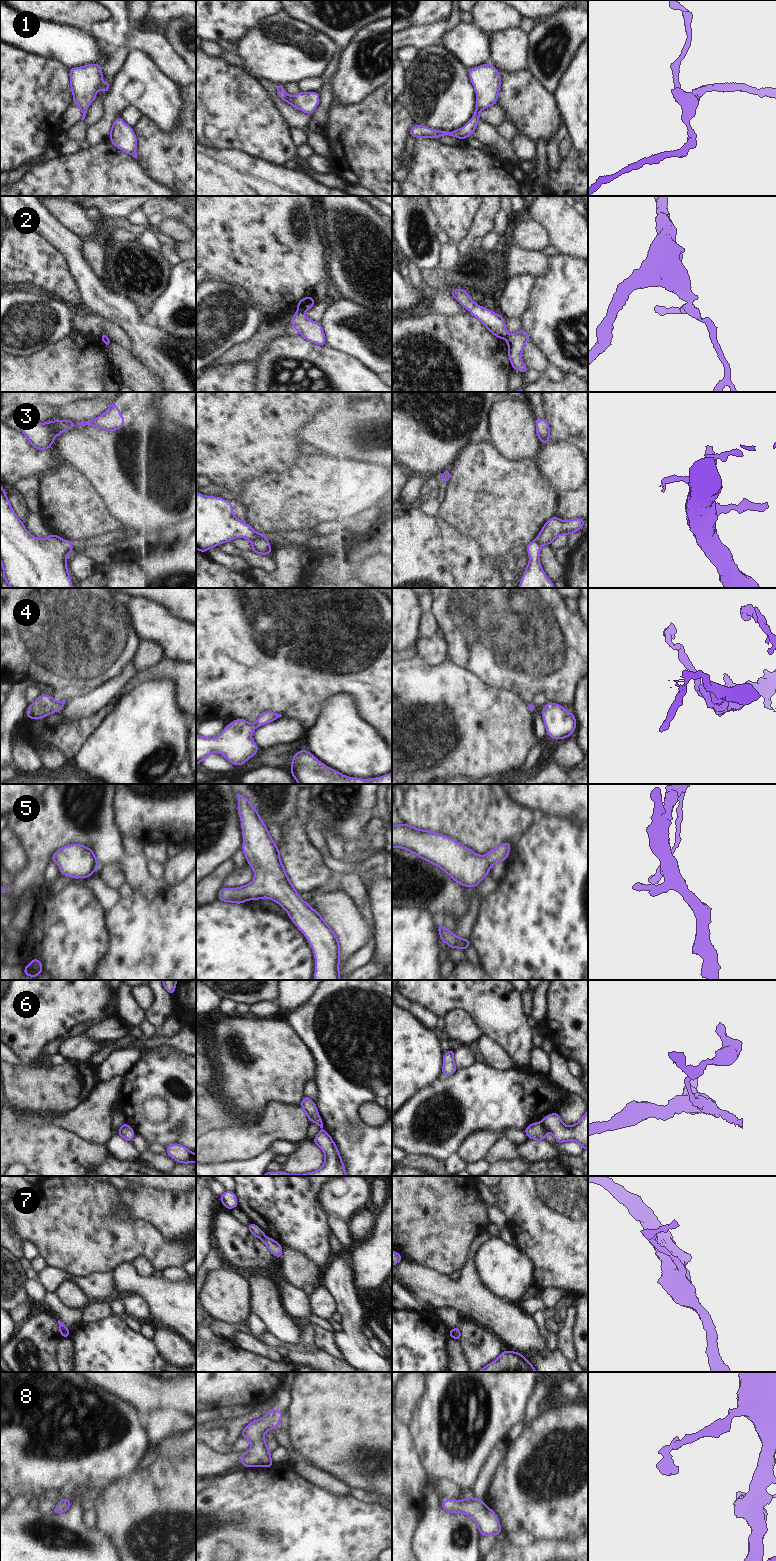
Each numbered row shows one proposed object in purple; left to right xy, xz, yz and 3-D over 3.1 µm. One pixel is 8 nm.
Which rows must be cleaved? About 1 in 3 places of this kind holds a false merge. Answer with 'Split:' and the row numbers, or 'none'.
Split: 2, 3, 6, 7.

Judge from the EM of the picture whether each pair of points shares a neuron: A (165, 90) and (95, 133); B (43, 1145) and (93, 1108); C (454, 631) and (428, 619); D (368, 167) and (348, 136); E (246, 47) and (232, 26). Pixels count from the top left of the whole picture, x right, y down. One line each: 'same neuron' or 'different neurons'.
A: same neuron
B: different neurons
C: different neurons
D: same neuron
E: different neurons

